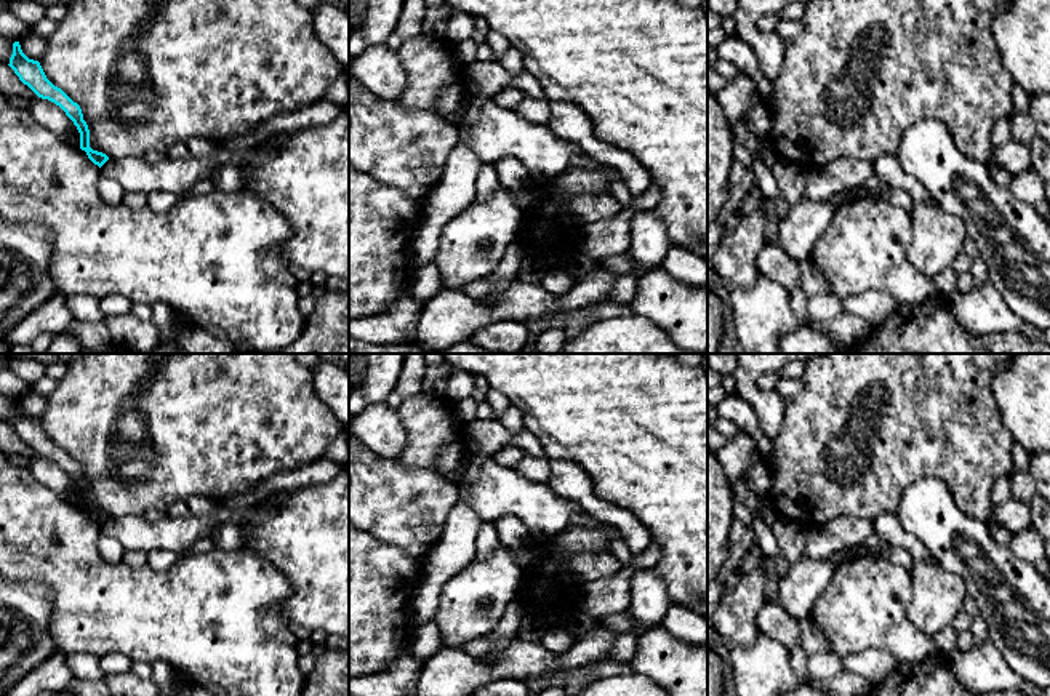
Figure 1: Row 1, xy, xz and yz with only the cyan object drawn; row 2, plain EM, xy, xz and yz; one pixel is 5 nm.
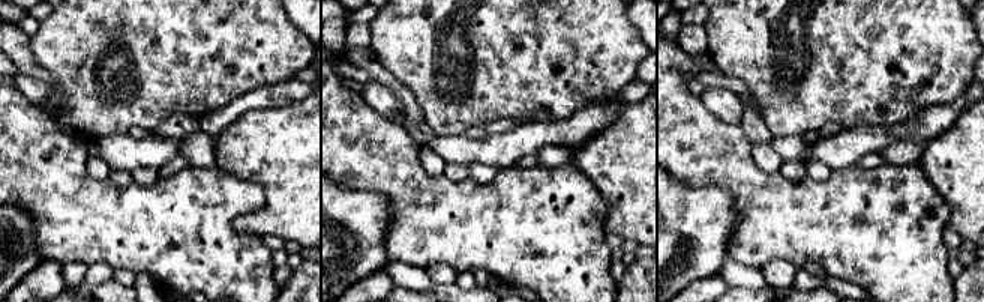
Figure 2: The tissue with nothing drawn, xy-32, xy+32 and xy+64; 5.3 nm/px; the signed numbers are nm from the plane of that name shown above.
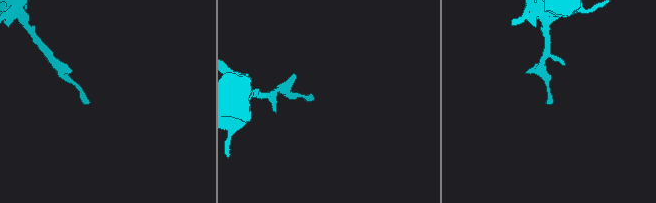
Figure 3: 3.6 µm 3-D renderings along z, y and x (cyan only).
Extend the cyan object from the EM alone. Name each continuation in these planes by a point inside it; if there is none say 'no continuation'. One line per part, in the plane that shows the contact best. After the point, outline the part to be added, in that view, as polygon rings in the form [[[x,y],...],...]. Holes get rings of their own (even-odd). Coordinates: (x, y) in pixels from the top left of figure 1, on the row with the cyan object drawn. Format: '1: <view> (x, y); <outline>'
no continuation

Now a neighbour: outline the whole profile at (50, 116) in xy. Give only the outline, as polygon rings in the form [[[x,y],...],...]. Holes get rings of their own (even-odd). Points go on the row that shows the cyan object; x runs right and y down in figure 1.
[[[42,98],[27,101],[30,115],[51,133],[70,141],[75,134],[74,122],[54,102]]]

